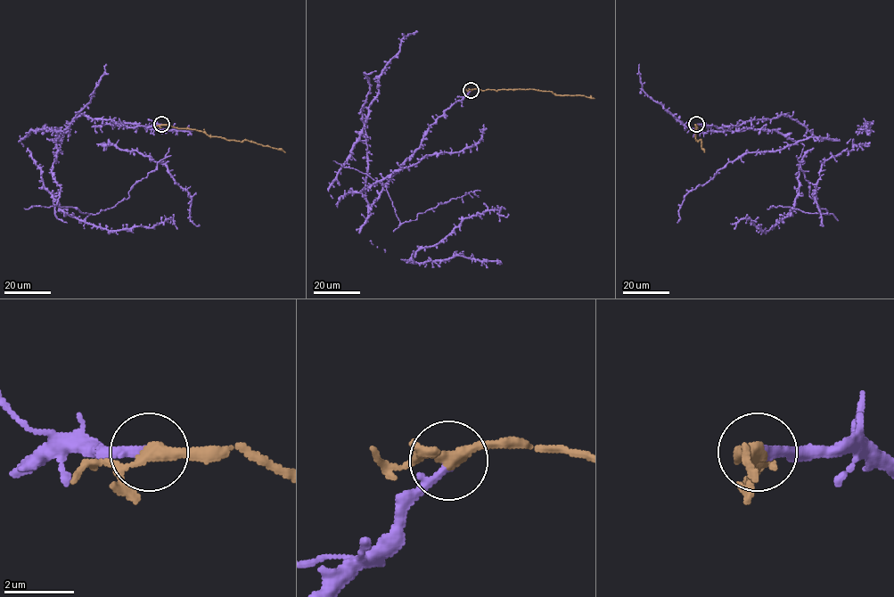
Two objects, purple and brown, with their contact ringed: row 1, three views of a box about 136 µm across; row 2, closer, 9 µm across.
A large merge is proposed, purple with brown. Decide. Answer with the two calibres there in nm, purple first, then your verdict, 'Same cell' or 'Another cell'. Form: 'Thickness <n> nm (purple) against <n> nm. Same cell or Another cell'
Thickness 280 nm (purple) against 260 nm. Another cell

